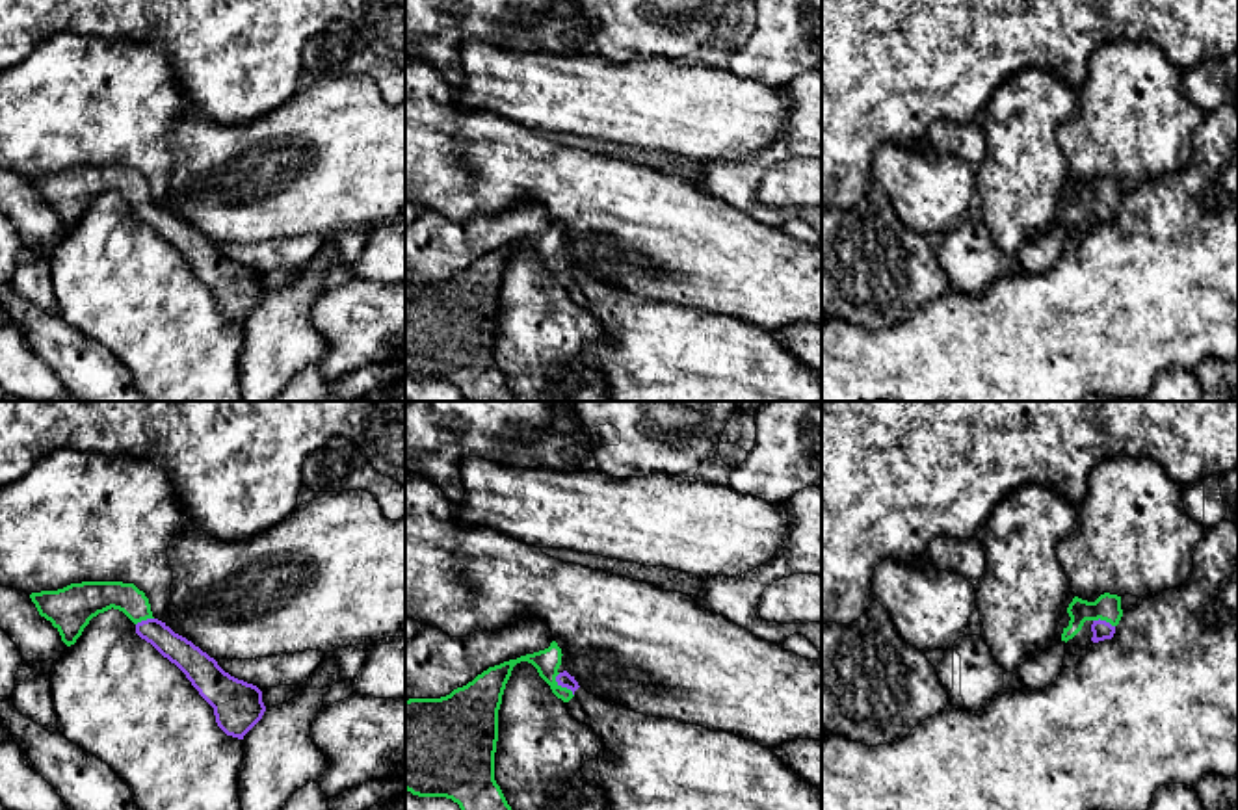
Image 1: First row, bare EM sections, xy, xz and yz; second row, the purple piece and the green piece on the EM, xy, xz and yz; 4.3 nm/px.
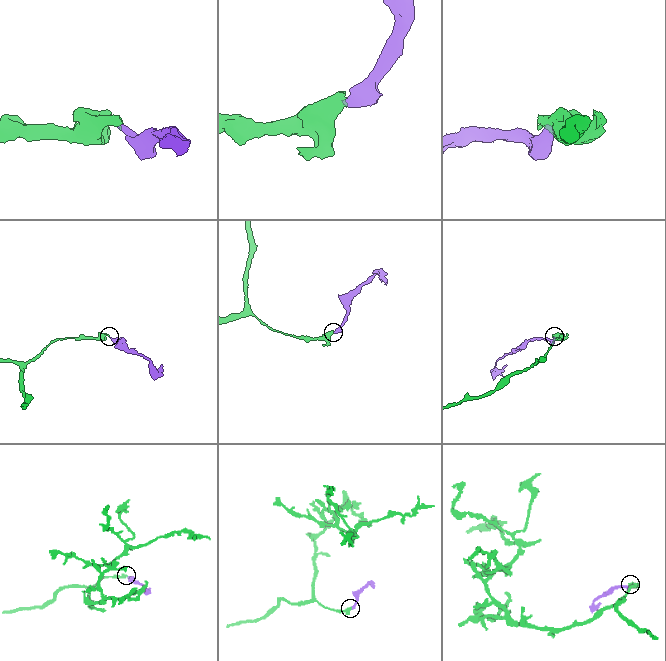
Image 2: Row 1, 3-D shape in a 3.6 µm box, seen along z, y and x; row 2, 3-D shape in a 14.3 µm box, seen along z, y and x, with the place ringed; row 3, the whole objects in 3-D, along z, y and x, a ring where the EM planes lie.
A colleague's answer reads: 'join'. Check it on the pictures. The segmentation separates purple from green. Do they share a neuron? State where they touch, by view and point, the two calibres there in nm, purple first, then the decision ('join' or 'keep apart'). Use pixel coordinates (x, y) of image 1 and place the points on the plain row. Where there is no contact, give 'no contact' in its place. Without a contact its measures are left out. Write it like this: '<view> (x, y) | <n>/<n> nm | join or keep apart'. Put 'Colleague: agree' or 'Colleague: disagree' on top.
Colleague: agree
xz (562, 270) | 70/120 nm | join

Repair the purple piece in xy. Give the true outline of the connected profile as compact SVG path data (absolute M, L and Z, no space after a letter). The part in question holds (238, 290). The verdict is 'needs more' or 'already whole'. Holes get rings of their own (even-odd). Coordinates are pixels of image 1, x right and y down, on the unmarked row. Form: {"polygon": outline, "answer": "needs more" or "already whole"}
{"polygon": "M82 165L58 175L32 176L30 182L67 230L76 227L99 197L112 191L123 195L136 208L136 217L186 258L214 292L216 307L227 320L244 323L262 303L262 275L225 256L214 242L154 202L149 182L134 167Z", "answer": "needs more"}

